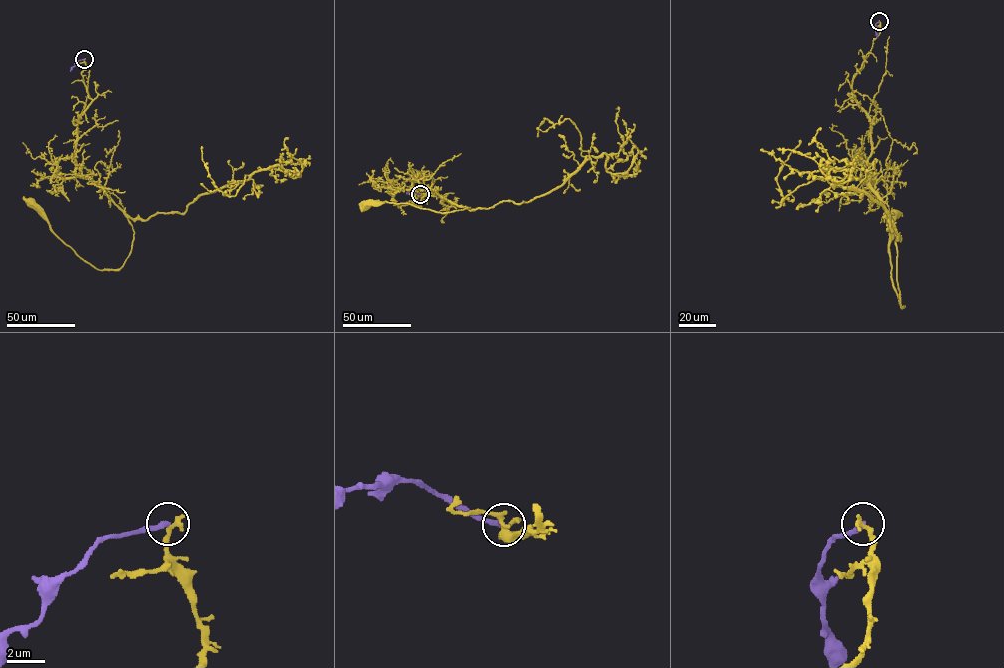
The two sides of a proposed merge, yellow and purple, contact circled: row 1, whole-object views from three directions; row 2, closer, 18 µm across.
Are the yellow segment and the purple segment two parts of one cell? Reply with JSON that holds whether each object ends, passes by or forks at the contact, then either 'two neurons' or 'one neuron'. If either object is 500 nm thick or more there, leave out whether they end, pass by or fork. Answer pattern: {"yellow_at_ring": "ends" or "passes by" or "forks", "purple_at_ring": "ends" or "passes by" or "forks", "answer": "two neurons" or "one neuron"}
{"yellow_at_ring": "ends", "purple_at_ring": "ends", "answer": "two neurons"}

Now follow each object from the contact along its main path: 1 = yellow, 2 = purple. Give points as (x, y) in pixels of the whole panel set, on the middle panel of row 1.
1: (420, 194), (428, 175), (417, 176), (411, 189), (431, 188), (469, 208), (442, 213), (408, 203), (365, 205)
2: (420, 194), (413, 191), (406, 193)

